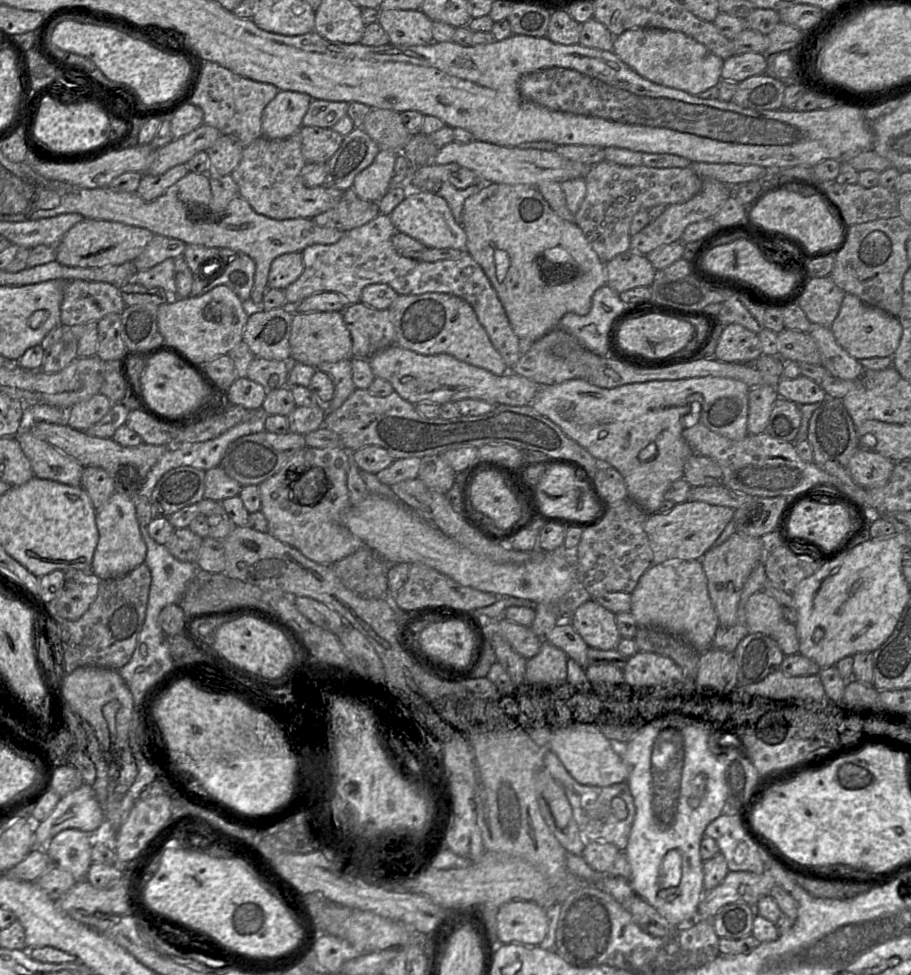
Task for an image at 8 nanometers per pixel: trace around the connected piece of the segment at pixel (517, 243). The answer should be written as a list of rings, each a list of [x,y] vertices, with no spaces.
[[[484,184],[479,193],[466,199],[461,225],[467,235],[467,253],[482,267],[514,333],[524,343],[534,343],[555,330],[566,313],[588,314],[595,291],[607,285],[605,263],[594,252],[581,229],[574,222],[559,217],[537,187]]]

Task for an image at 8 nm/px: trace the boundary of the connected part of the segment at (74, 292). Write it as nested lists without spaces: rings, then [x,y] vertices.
[[[80,279],[64,282],[60,318],[65,327],[99,321],[110,313],[121,314],[125,308],[120,288],[113,284]]]

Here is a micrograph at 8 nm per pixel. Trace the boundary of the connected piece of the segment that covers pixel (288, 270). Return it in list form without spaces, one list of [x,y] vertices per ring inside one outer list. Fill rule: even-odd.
[[[301,252],[285,253],[276,257],[268,274],[268,288],[284,290],[293,283],[303,272]]]

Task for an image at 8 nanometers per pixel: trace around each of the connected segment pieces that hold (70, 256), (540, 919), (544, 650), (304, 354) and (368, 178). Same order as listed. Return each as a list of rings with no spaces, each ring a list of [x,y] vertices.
[[[84,218],[71,227],[56,247],[56,261],[73,267],[103,267],[133,260],[144,250],[154,234],[145,228],[116,221]]]
[[[513,900],[499,907],[496,921],[500,944],[538,946],[547,938],[550,917],[534,902]]]
[[[545,641],[540,651],[527,659],[525,682],[543,687],[558,687],[567,681],[567,654]]]
[[[341,311],[294,312],[289,343],[291,358],[312,367],[354,358],[351,335]]]
[[[380,150],[372,164],[355,177],[352,190],[359,198],[377,202],[388,192],[398,154],[393,150]]]

